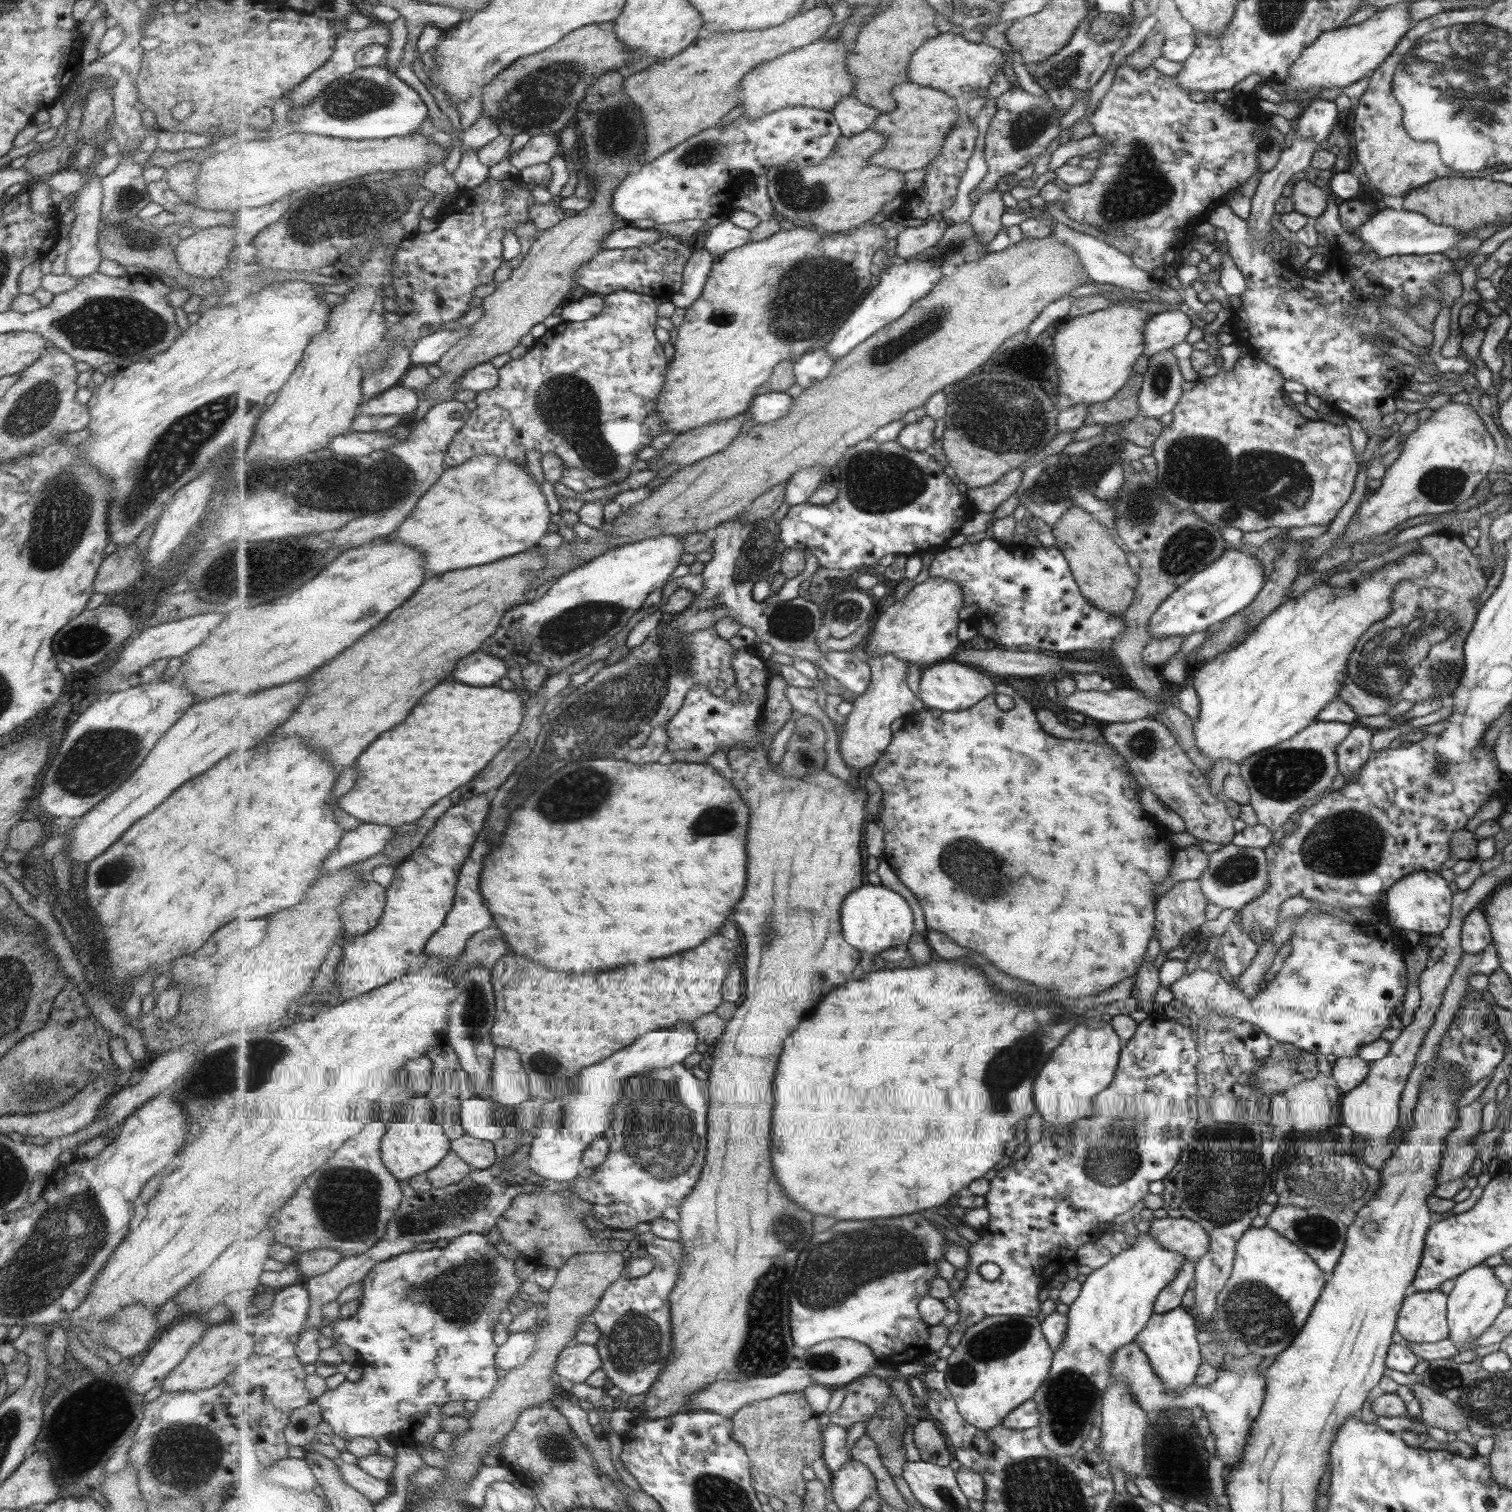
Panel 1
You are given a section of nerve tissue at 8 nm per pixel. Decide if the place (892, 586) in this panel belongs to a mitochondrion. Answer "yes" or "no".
no

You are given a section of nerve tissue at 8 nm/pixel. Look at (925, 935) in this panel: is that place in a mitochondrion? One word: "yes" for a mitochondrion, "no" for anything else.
no

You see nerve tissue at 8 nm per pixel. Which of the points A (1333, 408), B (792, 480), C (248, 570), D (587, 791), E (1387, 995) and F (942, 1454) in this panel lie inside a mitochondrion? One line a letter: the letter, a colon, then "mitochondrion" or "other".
A: other
B: other
C: mitochondrion
D: mitochondrion
E: other
F: other

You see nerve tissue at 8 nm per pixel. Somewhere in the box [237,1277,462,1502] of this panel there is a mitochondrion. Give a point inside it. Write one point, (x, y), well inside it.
(301, 1426)

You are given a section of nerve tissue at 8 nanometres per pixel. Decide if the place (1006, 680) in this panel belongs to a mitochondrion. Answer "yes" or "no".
no

